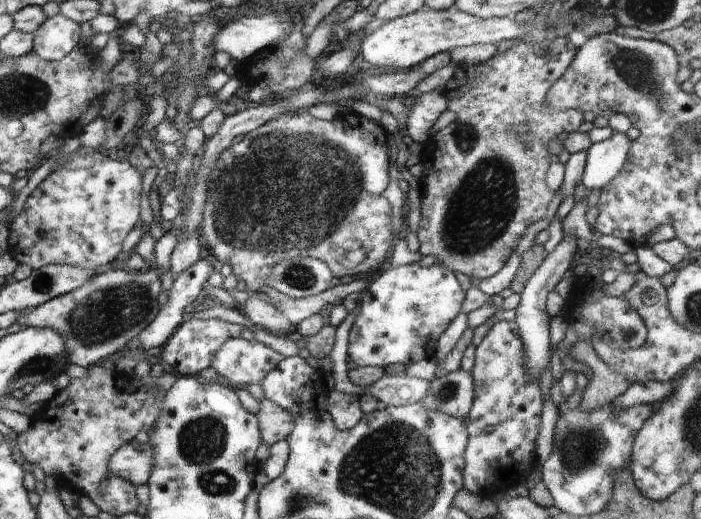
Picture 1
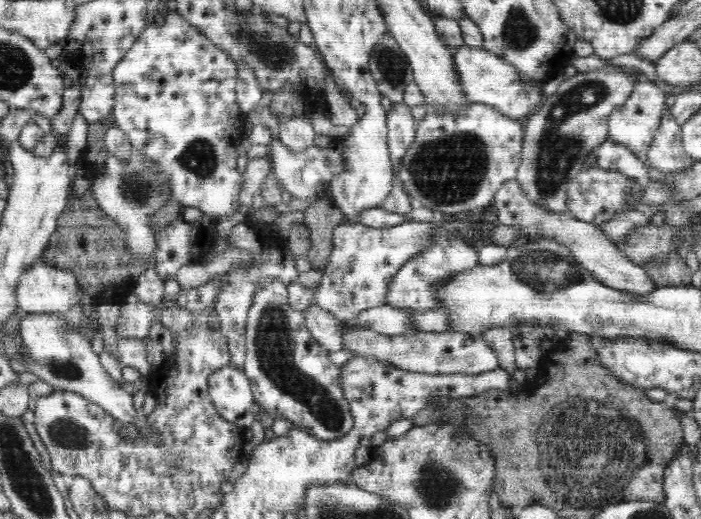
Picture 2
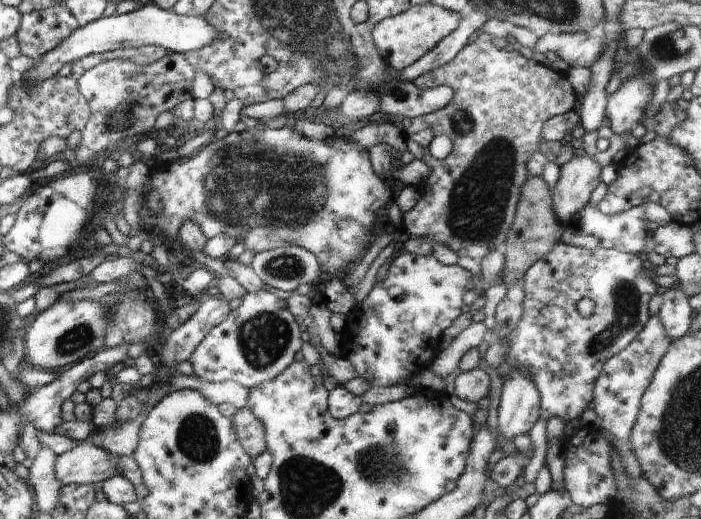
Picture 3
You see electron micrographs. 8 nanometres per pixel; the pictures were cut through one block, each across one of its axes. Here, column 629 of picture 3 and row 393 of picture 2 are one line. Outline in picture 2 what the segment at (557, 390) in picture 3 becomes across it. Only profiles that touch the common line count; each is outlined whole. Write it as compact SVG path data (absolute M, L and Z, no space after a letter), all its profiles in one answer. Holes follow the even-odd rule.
M262 278L262 280L260 280L259 290L255 293L254 298L252 298L252 306L250 306L250 310L247 312L247 321L245 322L244 330L246 331L246 358L242 369L250 379L253 397L255 402L261 406L261 413L267 413L268 416L271 416L273 419L287 418L290 422L293 422L293 426L302 428L311 436L318 437L325 441L340 438L352 430L354 419L350 412L350 405L348 405L348 401L346 401L346 397L344 397L344 389L342 389L342 385L340 385L341 366L338 367L338 365L334 365L334 363L328 359L328 356L331 354L328 352L328 349L322 347L316 339L312 338L310 330L306 327L306 321L304 321L304 311L292 309L290 303L288 303L288 288L282 281L272 278Z

